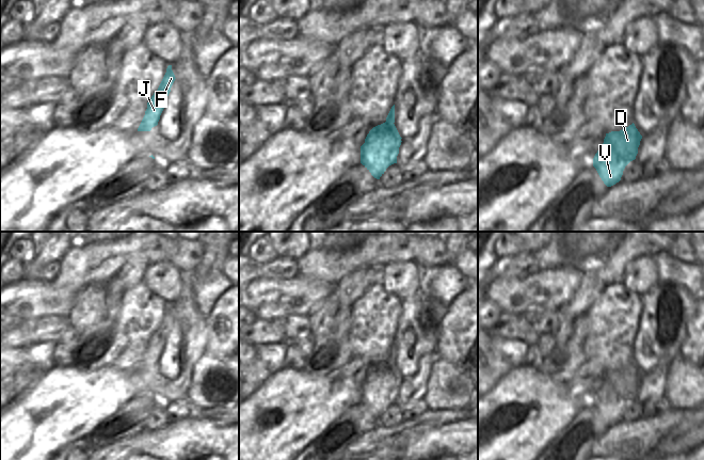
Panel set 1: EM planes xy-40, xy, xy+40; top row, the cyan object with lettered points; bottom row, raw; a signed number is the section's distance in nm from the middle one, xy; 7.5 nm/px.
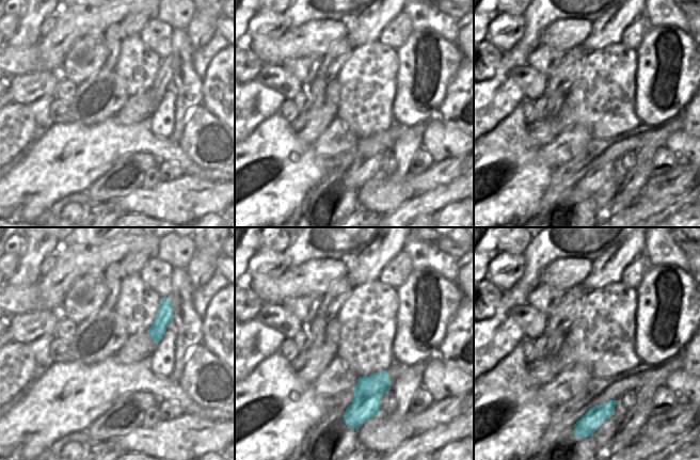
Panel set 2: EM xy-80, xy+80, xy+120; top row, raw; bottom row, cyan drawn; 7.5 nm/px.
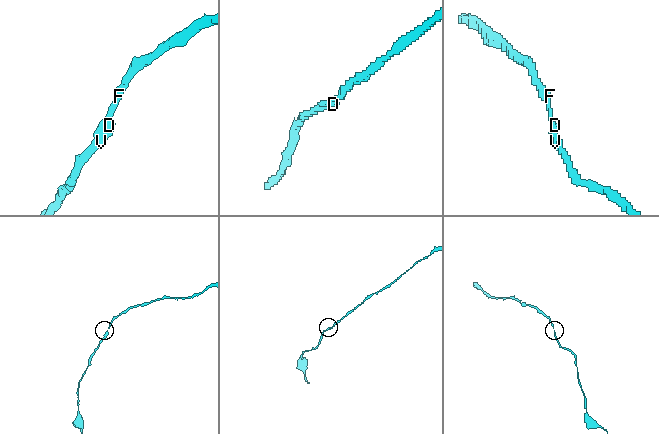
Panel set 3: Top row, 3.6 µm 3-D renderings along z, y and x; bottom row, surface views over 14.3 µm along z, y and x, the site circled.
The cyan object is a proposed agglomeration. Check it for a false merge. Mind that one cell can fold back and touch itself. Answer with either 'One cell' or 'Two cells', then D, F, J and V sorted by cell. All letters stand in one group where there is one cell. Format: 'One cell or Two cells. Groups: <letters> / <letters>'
One cell. Groups: D F J V.

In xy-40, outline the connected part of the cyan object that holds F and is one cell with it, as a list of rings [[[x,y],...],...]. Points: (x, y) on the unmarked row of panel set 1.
[[[169,304],[158,329],[147,342],[147,348],[138,370],[150,370],[153,366],[158,364],[160,354],[164,348],[166,337],[171,331],[171,327],[175,318],[172,304]]]

